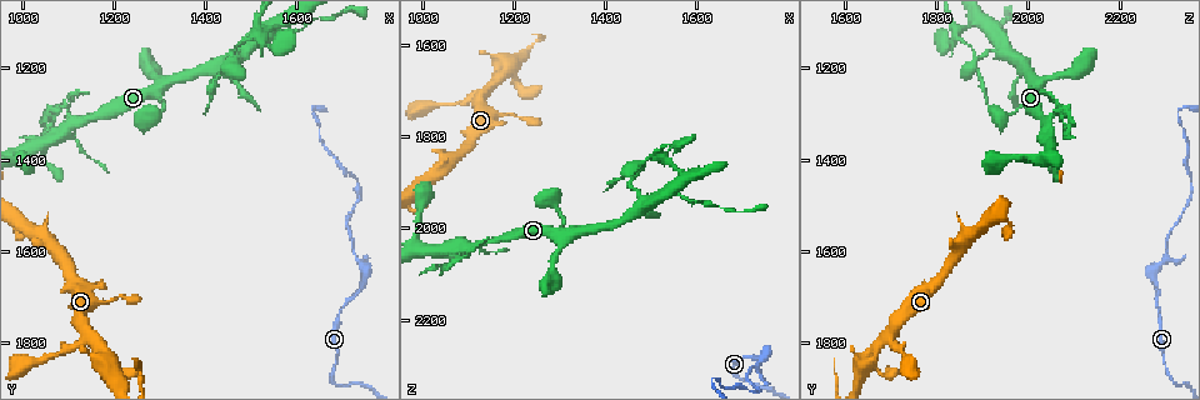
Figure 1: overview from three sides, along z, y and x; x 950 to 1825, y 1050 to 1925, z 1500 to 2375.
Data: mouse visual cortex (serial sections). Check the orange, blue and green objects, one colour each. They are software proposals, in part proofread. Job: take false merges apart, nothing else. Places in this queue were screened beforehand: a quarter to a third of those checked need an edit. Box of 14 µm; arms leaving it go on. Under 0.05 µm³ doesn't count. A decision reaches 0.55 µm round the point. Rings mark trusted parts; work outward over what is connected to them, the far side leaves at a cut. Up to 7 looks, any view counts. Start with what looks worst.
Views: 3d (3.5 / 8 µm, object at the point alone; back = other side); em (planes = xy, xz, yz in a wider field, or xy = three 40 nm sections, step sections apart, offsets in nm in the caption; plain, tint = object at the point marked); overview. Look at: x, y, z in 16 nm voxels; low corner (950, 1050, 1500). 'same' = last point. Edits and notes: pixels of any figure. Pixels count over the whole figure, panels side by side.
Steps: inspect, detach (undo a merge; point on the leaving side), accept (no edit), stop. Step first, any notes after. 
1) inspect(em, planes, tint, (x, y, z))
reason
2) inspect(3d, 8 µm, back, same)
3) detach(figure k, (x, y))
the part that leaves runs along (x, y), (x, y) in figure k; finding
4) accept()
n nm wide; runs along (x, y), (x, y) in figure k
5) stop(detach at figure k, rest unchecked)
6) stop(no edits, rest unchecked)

inspect(3d, 3.5 µm, (1520, 1130, 1925))
small branch off a trunk

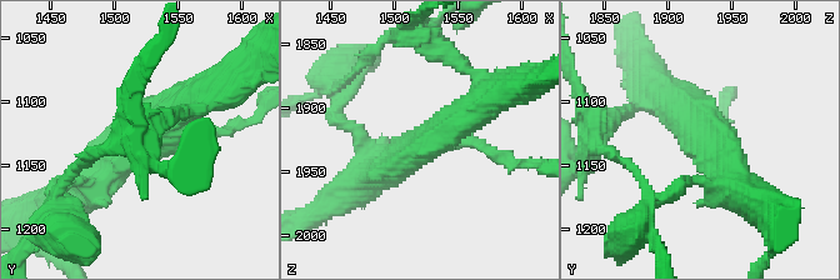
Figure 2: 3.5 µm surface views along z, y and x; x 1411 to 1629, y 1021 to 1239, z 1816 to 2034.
inspect(em, xy, step 3, tint, (1530, 1130, 1924))
3 arms; arms of 150, 450, 450 nm

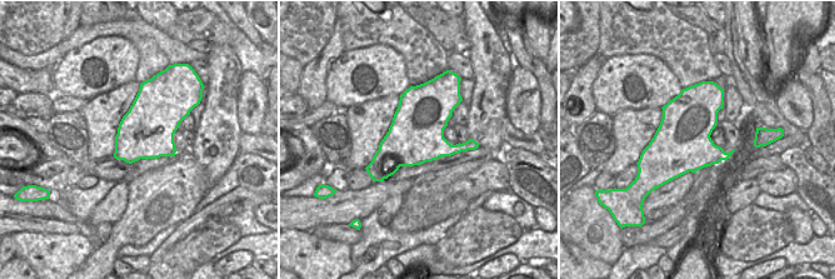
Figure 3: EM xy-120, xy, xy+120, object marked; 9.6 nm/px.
inspect(em, xy, step 1, tint, same)

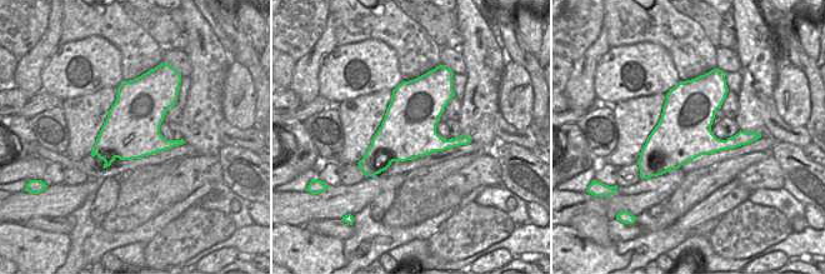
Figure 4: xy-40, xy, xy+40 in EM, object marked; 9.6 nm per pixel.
accept()
one cell here

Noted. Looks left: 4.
inspect(3d, 8 µm, back, (1075, 1300, 2070))
sharp bend

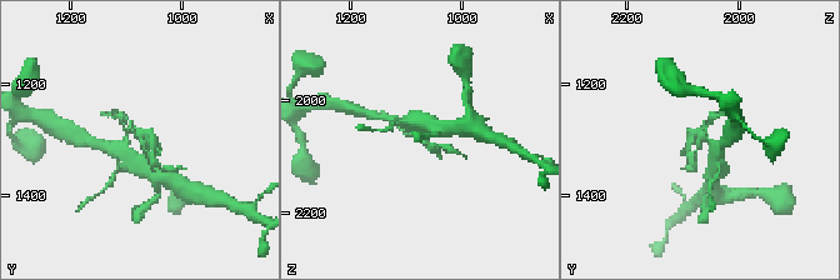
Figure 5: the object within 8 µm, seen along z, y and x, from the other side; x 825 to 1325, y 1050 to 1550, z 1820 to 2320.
inspect(3d, 3.5 µm, (1075, 1295, 2065))
closer look

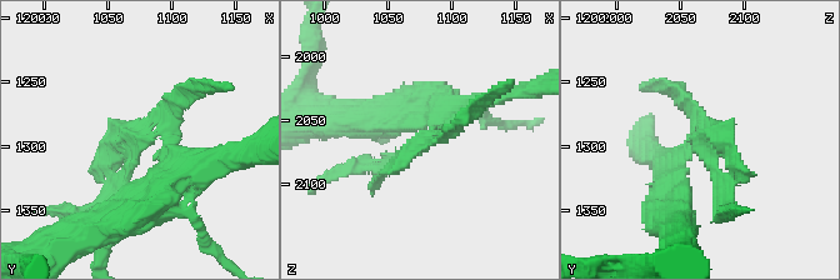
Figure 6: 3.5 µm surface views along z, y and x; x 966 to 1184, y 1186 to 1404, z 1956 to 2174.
inspect(em, xy, step 5, tint, (1074, 1294, 2068))

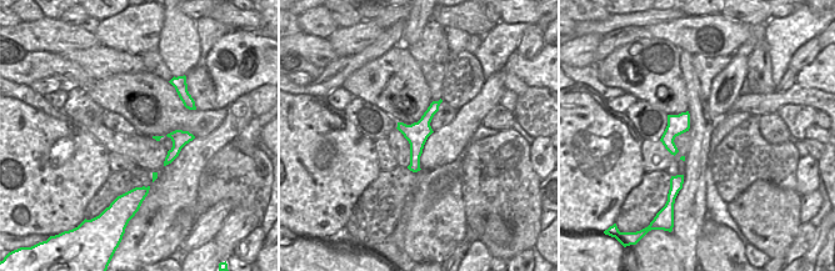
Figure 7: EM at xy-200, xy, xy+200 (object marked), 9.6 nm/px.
detach(figure 6, (681, 95))
the part that leaves runs along (689, 139), (701, 139), (726, 181), (726, 211) in figure 6; two cells meet here

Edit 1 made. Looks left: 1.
stop(detach at figure 6, rest unchecked)

